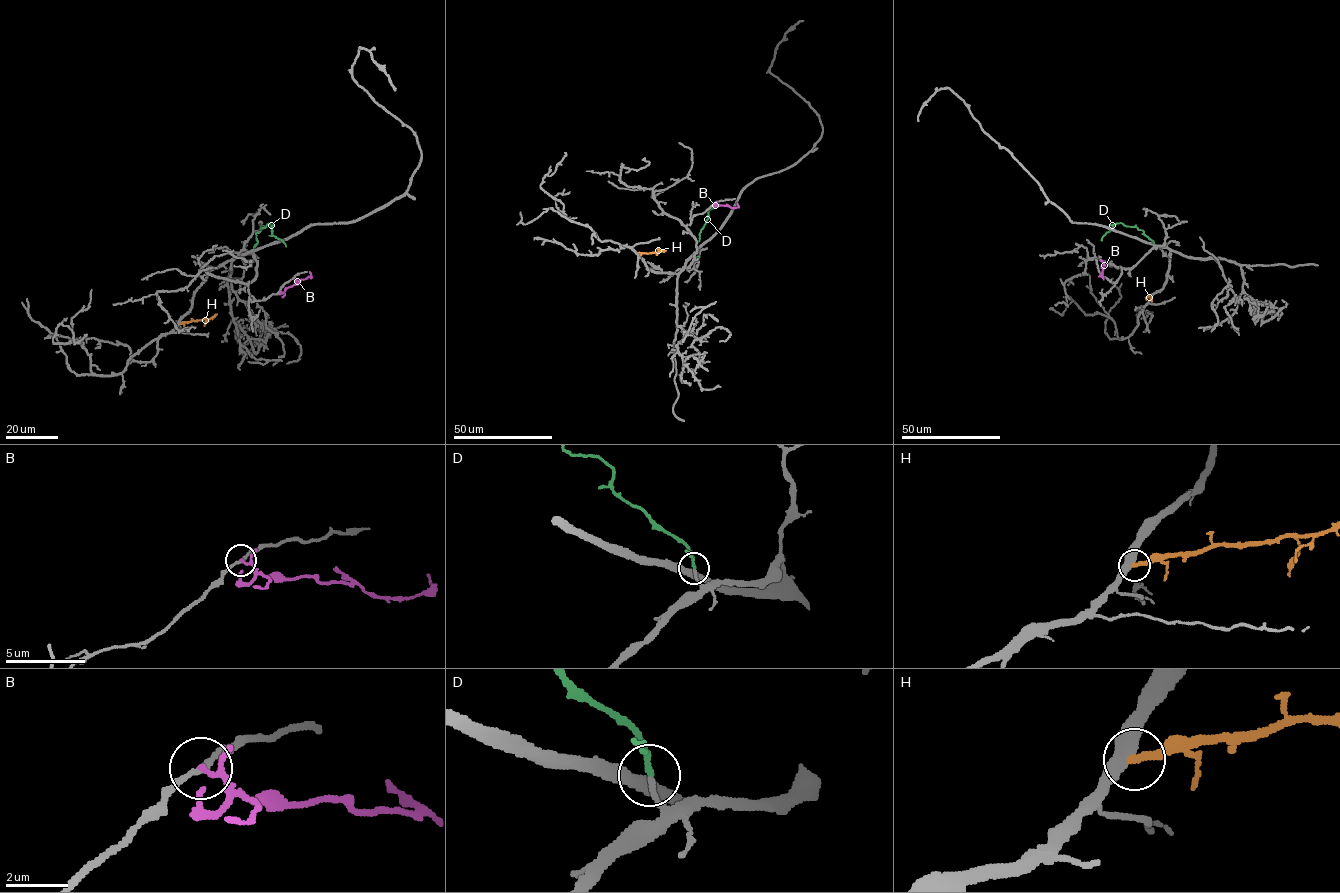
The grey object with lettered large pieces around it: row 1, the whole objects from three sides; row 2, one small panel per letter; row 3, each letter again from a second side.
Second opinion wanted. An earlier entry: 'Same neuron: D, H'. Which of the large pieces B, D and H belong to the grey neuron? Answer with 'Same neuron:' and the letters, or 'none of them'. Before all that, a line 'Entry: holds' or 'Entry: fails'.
Entry: fails
Same neuron: D

